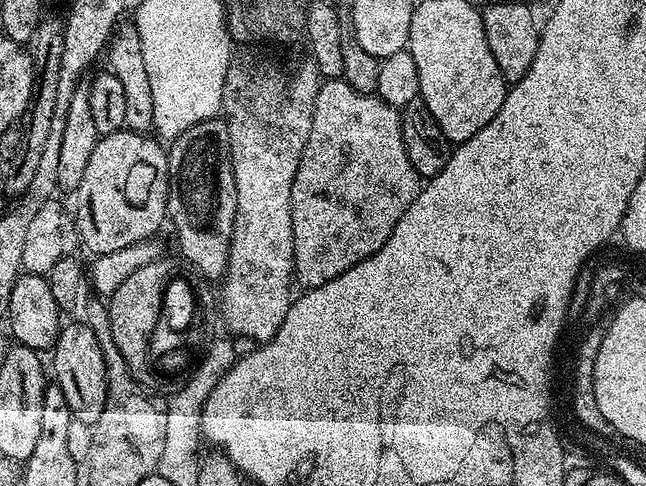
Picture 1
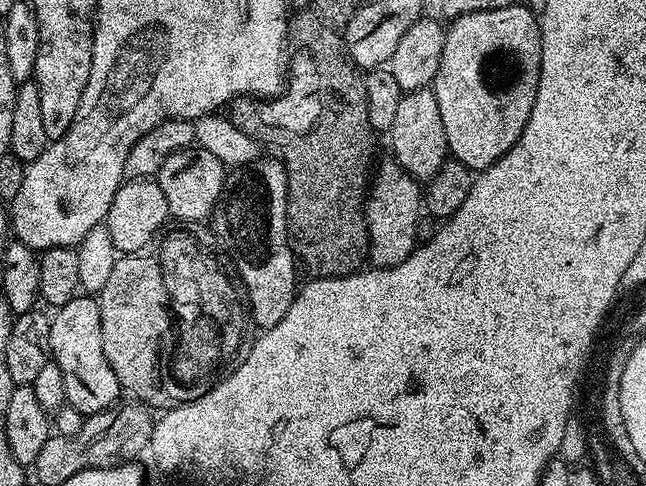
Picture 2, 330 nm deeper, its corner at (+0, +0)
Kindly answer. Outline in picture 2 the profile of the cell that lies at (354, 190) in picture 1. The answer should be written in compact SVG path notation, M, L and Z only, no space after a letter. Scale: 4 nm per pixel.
M385 160L385 164L381 168L379 165L371 177L364 214L364 221L368 224L367 255L377 268L398 266L398 262L406 262L406 258L410 258L412 251L418 247L416 223L420 220L420 212L422 216L421 185L395 160Z

